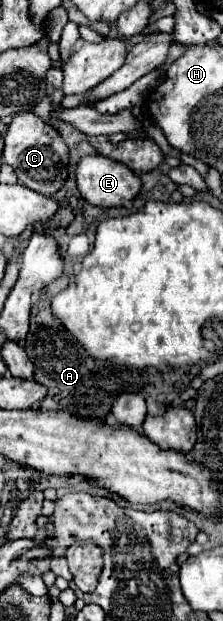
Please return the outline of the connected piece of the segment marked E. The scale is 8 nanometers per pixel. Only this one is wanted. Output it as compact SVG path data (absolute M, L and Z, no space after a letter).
M93 154L83 156L77 164L77 186L89 204L109 208L135 200L141 190L141 180L125 164Z

